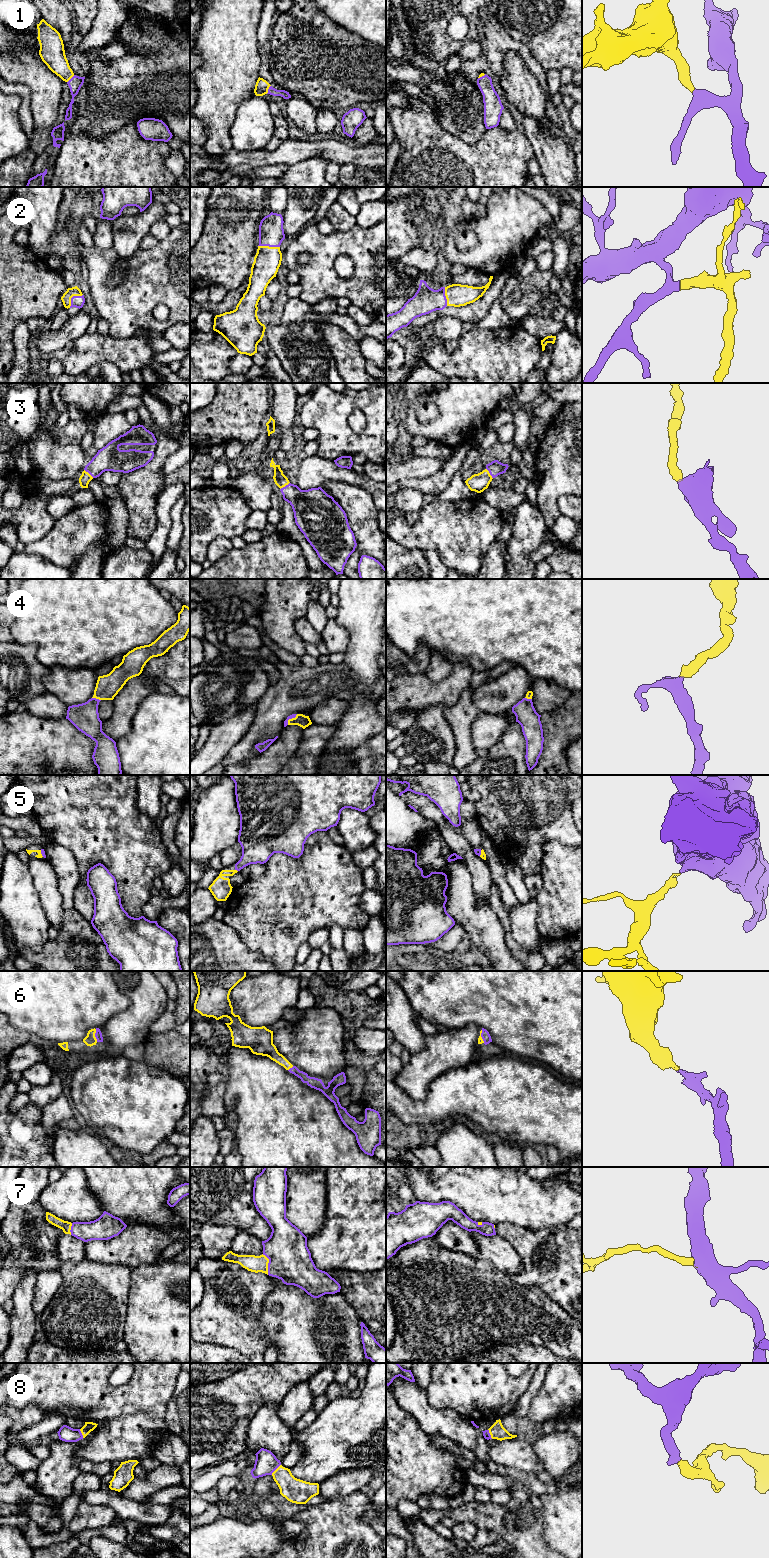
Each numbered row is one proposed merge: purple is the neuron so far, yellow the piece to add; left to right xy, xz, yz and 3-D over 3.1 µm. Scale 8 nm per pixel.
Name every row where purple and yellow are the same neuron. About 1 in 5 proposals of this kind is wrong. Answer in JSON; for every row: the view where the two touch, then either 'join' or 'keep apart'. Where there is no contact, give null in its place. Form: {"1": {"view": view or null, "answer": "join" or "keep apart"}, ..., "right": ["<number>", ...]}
{"1": {"view": "xz", "answer": "join"}, "2": {"view": "xz", "answer": "join"}, "3": {"view": "xz", "answer": "join"}, "4": {"view": "xy", "answer": "join"}, "5": {"view": "xz", "answer": "join"}, "6": {"view": "xy", "answer": "join"}, "7": {"view": "xz", "answer": "join"}, "8": {"view": "xz", "answer": "join"}, "right": ["1", "2", "3", "4", "5", "6", "7", "8"]}

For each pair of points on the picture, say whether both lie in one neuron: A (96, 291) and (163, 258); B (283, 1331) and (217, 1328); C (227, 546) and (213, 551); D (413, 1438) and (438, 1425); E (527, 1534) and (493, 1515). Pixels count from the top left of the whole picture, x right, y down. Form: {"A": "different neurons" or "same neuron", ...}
{"A": "same neuron", "B": "different neurons", "C": "same neuron", "D": "different neurons", "E": "same neuron"}

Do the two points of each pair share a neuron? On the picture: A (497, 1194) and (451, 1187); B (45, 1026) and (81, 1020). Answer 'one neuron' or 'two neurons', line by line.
A: one neuron
B: one neuron

